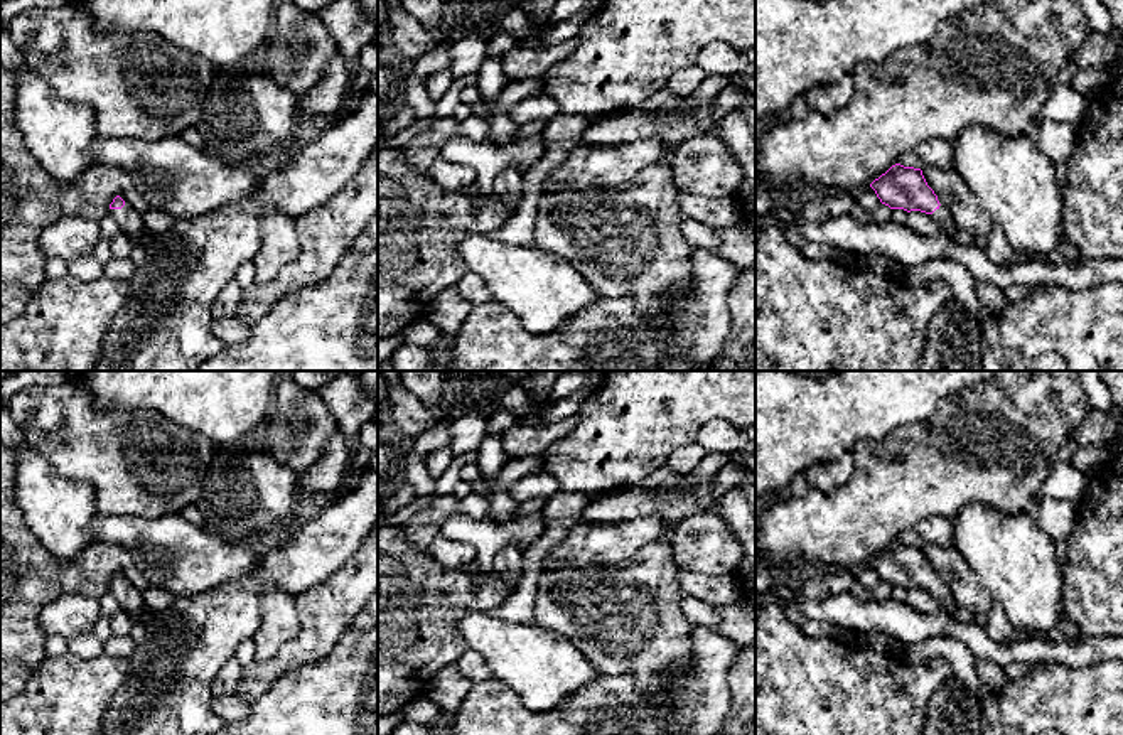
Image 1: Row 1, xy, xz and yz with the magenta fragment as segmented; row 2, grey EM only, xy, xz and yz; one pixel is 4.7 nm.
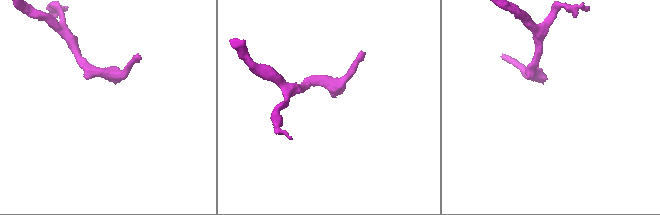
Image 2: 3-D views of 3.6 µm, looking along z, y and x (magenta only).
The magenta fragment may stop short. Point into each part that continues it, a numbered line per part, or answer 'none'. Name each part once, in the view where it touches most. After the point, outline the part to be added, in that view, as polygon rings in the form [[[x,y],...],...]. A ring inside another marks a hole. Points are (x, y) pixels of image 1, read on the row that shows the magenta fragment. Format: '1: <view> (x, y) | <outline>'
1: xy (132, 223) | [[[125,202],[121,209],[110,209],[110,214],[116,219],[132,241],[138,241],[138,238],[145,233],[145,219],[143,214],[137,212],[132,206]]]

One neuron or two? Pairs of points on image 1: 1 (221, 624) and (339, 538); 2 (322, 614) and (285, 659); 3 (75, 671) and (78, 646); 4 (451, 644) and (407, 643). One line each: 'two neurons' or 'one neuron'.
1: one neuron
2: one neuron
3: two neurons
4: one neuron

